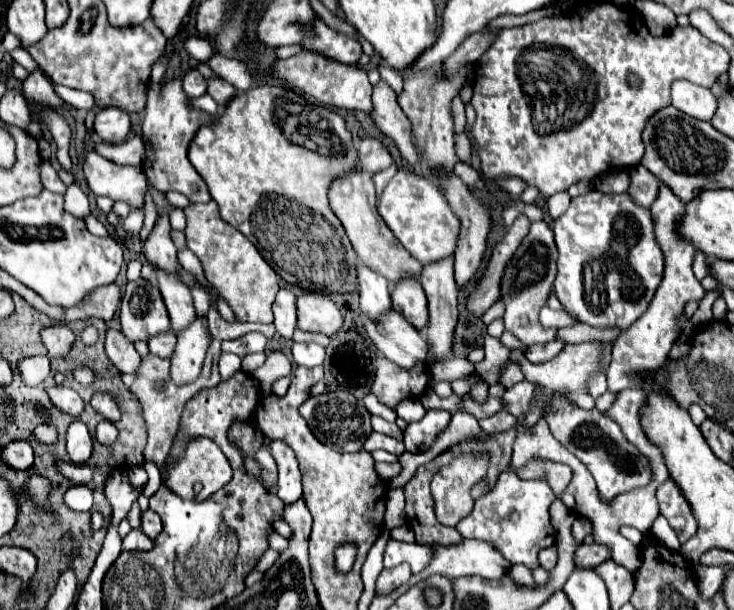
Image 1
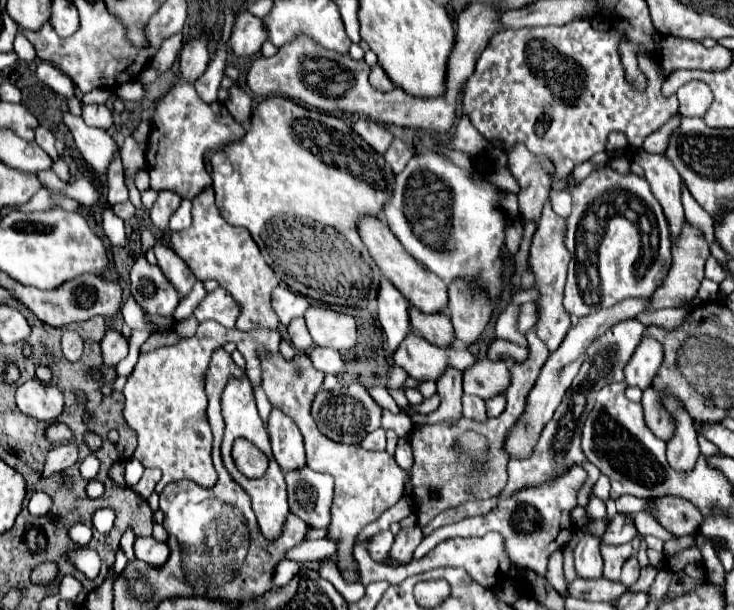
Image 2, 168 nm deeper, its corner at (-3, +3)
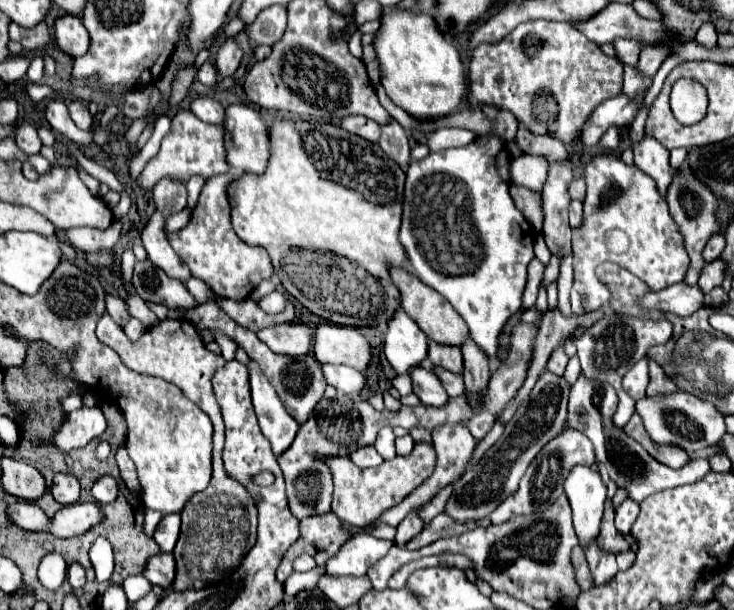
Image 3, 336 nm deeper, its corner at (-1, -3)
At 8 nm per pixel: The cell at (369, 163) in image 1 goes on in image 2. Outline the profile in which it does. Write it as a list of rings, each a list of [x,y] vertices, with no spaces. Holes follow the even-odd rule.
[[[365,118],[357,120],[353,124],[353,130],[359,136],[363,136],[363,140],[367,140],[367,144],[371,144],[371,148],[375,148],[375,152],[379,152],[379,154],[385,154],[387,148],[391,146],[391,140],[393,140],[391,132],[371,120],[365,120]]]

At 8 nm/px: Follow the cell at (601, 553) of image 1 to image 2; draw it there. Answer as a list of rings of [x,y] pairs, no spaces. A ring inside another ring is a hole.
[[[617,514],[605,528],[605,534],[601,536],[601,544],[607,546],[619,546],[631,542],[631,538],[637,534],[633,522],[625,514]]]

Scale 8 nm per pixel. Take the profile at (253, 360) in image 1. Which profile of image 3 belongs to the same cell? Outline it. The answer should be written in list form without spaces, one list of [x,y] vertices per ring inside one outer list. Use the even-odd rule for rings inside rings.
[[[213,330],[211,334],[213,334],[215,342],[221,346],[221,356],[223,356],[225,360],[233,360],[233,358],[235,358],[235,350],[237,350],[237,344],[235,344],[231,338],[225,338],[225,334],[217,334],[215,330]]]

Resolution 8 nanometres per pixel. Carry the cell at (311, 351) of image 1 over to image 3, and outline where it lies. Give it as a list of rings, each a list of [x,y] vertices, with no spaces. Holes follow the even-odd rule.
[[[325,364],[323,366],[323,374],[327,378],[327,384],[331,384],[333,388],[337,388],[339,392],[355,398],[361,394],[361,390],[365,388],[365,374],[349,368],[349,366],[333,366],[333,364]]]

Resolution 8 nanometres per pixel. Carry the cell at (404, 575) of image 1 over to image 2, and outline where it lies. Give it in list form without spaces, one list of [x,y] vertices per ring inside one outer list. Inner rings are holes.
[[[403,528],[395,536],[395,544],[391,548],[391,558],[399,564],[407,564],[413,560],[413,552],[423,540],[423,532],[419,528]]]

